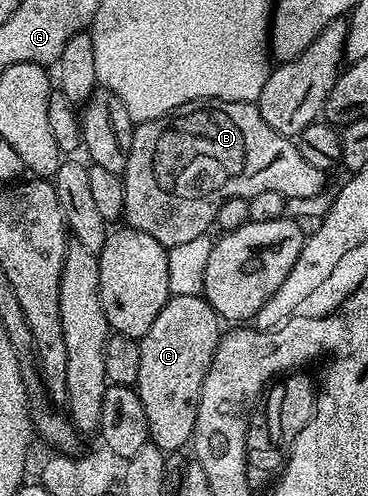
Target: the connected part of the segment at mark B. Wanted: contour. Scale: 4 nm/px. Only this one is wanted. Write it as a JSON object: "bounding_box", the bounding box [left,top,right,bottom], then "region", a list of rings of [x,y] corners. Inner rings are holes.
{"bounding_box":[122,99,325,249],"region":[[[224,99],[186,103],[180,107],[174,107],[166,115],[138,124],[131,133],[131,144],[127,150],[127,167],[123,170],[122,176],[125,185],[123,219],[126,226],[137,229],[141,233],[149,233],[149,237],[153,237],[160,245],[168,249],[177,245],[185,245],[185,241],[193,241],[193,237],[207,235],[212,230],[217,217],[217,209],[221,209],[221,205],[227,199],[233,197],[252,199],[257,193],[265,193],[266,191],[281,193],[288,201],[311,199],[322,189],[323,179],[325,179],[324,172],[313,169],[313,165],[309,165],[309,161],[305,161],[305,157],[301,157],[298,146],[288,136],[277,133],[269,125],[265,125],[265,117],[261,117],[255,103],[230,103]]]}

